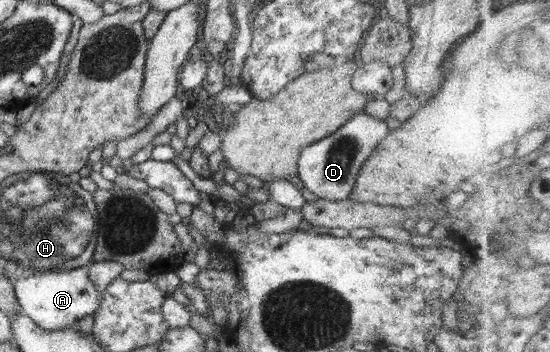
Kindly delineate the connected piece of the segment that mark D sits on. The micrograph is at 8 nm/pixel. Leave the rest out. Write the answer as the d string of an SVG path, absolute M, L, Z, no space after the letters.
M368 112L354 114L342 128L302 149L297 162L297 176L303 186L320 199L334 202L348 199L362 163L370 157L378 143L386 138L389 129L386 121L378 120Z

